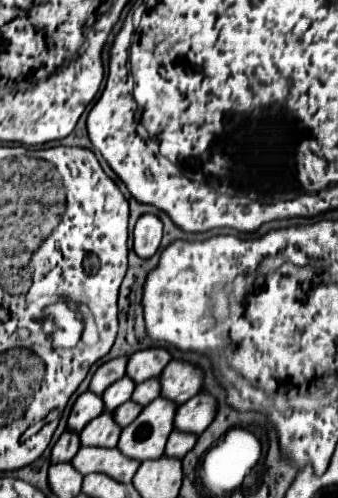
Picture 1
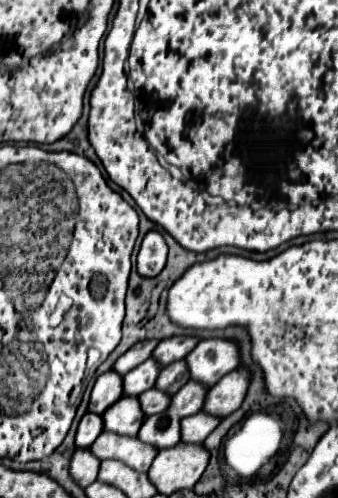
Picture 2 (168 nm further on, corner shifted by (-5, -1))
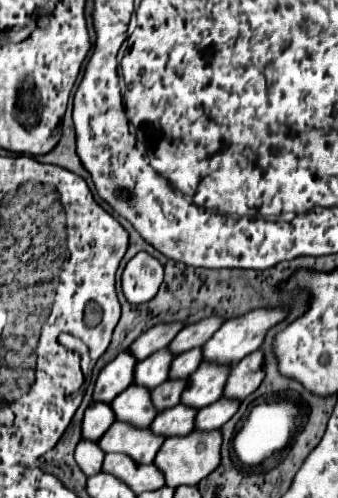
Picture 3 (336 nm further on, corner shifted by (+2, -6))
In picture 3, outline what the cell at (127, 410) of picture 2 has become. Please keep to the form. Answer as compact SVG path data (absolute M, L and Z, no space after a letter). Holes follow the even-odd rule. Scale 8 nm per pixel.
M131 385L113 399L113 411L119 421L135 427L149 427L157 417L157 409L151 401L151 391L139 385Z

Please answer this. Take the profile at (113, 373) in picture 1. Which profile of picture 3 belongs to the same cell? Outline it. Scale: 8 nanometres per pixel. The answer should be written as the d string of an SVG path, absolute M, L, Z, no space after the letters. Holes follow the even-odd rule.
M181 321L155 325L155 327L151 327L149 331L145 331L129 349L131 349L131 353L133 353L139 361L141 361L141 359L147 359L151 353L167 347L181 329L183 329L183 323L181 323Z

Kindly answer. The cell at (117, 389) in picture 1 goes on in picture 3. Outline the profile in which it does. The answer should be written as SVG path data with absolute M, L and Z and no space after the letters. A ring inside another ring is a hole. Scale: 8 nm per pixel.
M165 347L165 349L155 351L147 359L139 361L135 367L135 383L147 389L161 385L165 379L169 379L169 367L173 359L175 355Z

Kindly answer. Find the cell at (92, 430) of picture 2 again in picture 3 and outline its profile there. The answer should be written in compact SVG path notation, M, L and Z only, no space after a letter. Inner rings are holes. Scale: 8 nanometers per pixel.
M91 403L83 417L83 439L99 441L113 421L115 421L115 413L111 403Z

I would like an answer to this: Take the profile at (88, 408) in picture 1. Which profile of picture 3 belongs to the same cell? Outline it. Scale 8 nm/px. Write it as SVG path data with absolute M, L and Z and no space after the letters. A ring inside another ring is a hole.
M129 349L121 351L99 373L99 379L97 379L97 385L95 385L95 391L93 391L93 401L111 403L121 391L125 391L133 383L135 365L137 365L137 359L133 359L131 351Z

